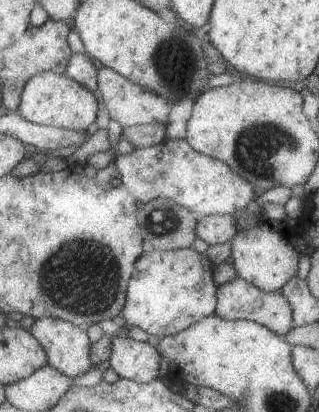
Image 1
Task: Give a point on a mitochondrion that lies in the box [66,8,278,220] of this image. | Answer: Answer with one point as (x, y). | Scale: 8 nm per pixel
(171, 64)

